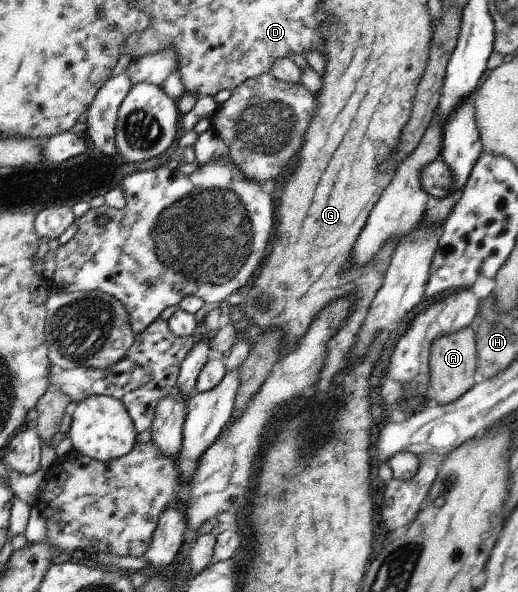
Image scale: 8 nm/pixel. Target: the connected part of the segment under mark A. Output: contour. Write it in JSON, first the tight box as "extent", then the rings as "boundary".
{"extent":[429,326,477,405],"boundary":[[[473,326],[465,327],[461,331],[449,333],[433,341],[429,357],[430,391],[433,404],[447,405],[459,399],[476,384],[474,379],[475,369],[477,369],[476,341]]]}

